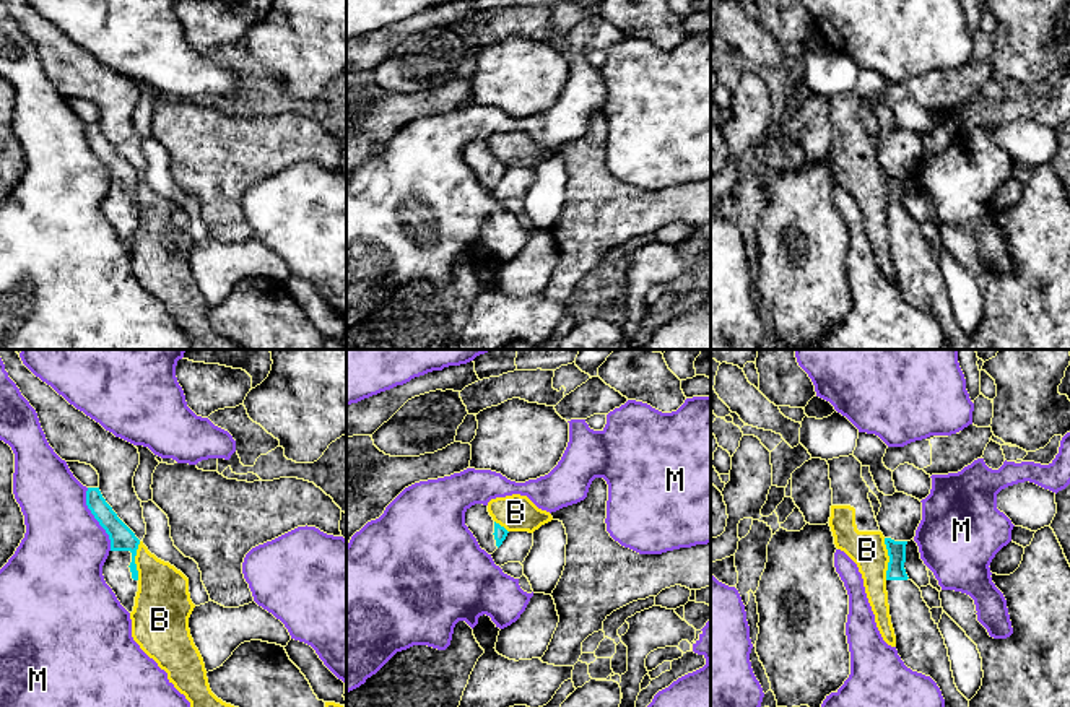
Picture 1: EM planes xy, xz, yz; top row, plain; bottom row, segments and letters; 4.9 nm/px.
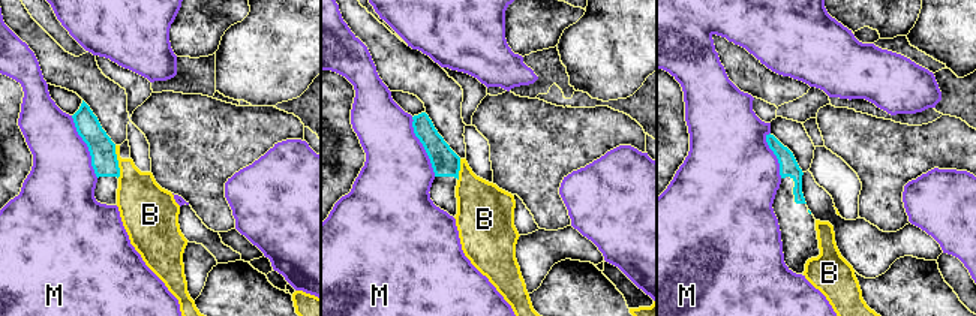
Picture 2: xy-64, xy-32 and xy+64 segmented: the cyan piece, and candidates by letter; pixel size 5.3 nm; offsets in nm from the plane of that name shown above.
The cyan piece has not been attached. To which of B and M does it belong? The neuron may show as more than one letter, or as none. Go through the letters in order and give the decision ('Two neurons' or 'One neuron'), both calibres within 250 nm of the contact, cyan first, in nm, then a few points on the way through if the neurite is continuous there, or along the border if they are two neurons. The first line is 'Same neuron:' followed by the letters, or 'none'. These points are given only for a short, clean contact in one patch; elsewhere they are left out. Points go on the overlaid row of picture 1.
Same neuron: none
B: Two neurons. Thickness 100 nm (cyan) against 180 nm
M: Two neurons. Thickness 120 nm (cyan) against 420 nm

